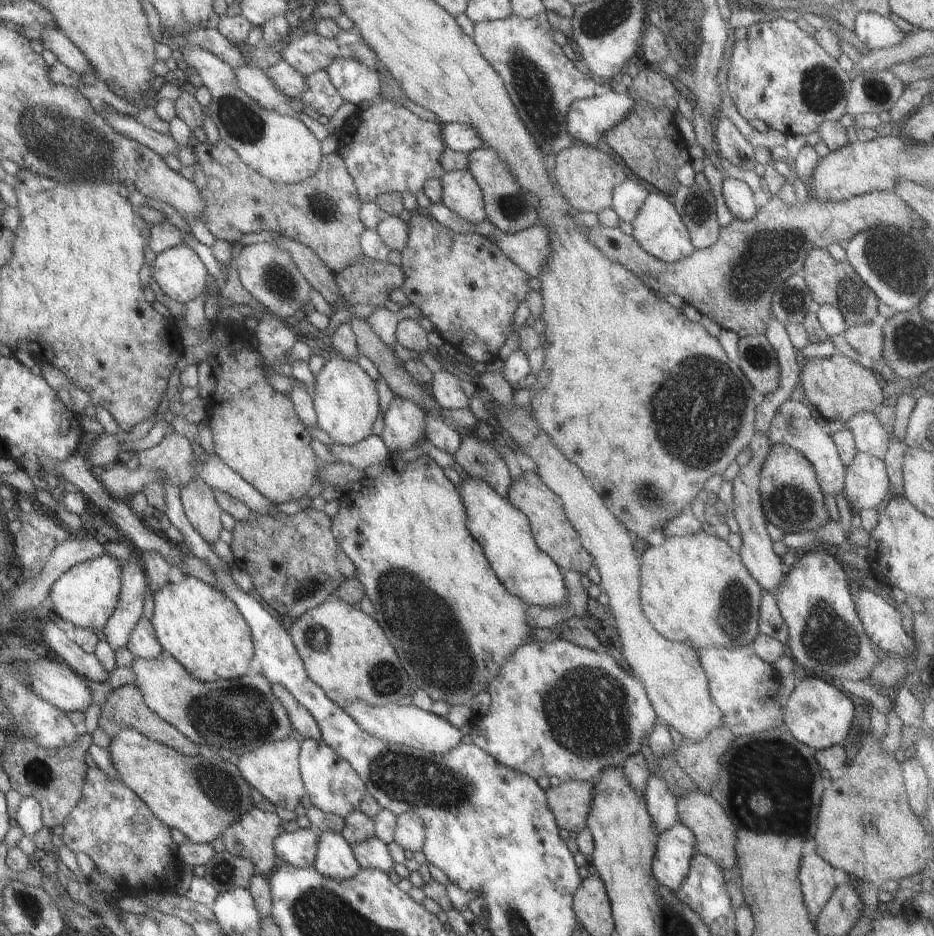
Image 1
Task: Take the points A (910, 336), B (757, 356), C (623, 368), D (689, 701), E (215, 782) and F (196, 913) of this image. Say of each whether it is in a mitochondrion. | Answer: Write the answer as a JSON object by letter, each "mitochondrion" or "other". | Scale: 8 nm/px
{"A":"mitochondrion","B":"mitochondrion","C":"other","D":"other","E":"mitochondrion","F":"other"}

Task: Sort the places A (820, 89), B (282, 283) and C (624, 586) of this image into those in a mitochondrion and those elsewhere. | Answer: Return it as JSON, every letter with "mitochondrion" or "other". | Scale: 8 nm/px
{"A":"mitochondrion","B":"mitochondrion","C":"other"}

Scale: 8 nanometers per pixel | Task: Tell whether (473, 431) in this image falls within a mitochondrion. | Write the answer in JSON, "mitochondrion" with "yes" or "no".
{"mitochondrion":"no"}

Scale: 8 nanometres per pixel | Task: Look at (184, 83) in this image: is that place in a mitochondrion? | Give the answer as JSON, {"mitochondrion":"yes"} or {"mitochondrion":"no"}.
{"mitochondrion":"no"}

